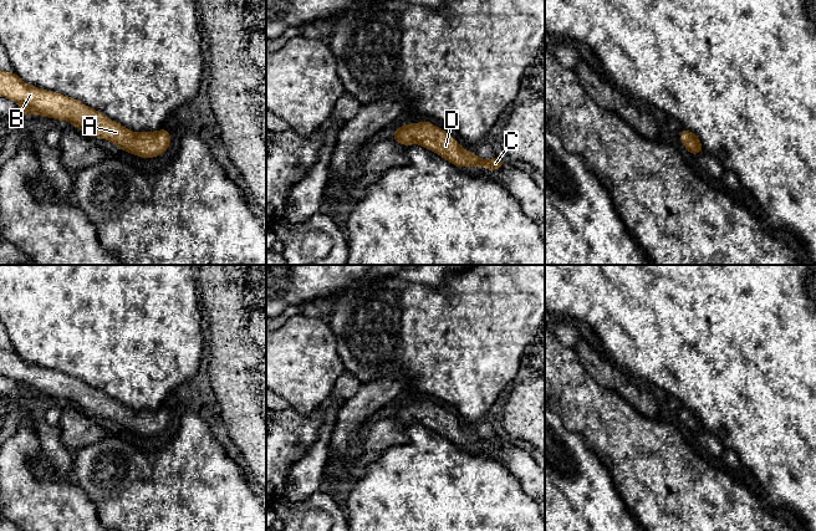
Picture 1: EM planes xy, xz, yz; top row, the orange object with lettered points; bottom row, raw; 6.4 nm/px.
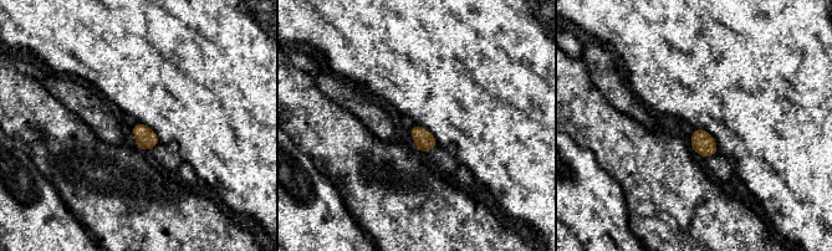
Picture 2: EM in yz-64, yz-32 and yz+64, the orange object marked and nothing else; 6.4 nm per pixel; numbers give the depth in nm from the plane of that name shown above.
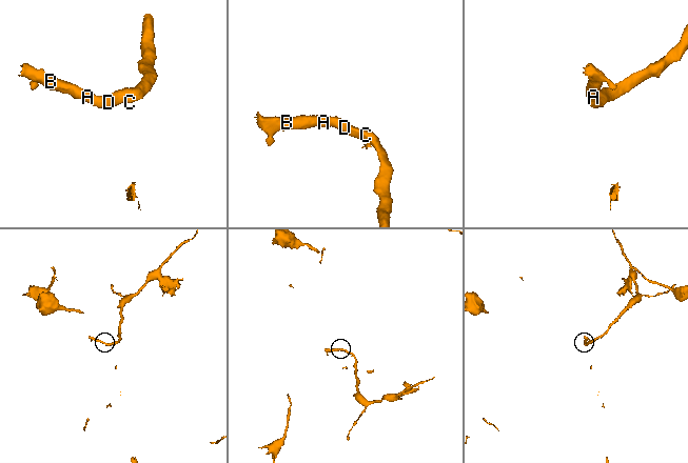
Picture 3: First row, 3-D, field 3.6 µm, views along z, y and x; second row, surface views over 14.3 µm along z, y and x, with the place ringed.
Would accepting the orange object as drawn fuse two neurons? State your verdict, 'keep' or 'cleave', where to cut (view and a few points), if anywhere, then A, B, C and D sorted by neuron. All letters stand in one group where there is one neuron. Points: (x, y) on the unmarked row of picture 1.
keep; no cut; A B C D

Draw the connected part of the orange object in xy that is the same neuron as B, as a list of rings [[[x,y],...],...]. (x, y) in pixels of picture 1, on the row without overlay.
[[[0,348],[0,374],[16,381],[24,394],[36,393],[71,400],[85,413],[108,418],[139,436],[158,435],[170,424],[170,410],[165,407],[134,412],[75,377],[27,363],[15,351]]]

